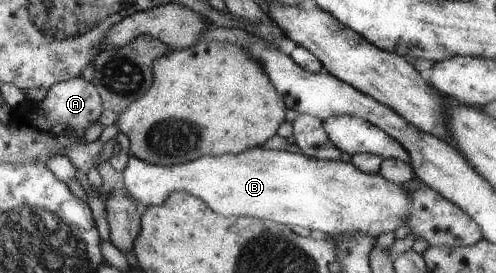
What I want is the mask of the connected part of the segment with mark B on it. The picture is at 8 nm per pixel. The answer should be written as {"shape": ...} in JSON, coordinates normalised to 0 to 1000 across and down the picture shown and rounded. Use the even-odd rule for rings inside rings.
{"shape":[[[530,535],[494,549],[482,571],[413,571],[393,593],[347,608],[298,601],[264,571],[246,626],[248,670],[242,685],[264,718],[264,733],[272,733],[284,777],[300,755],[333,747],[337,718],[345,718],[349,703],[377,696],[383,718],[405,725],[429,777],[446,791],[526,799],[583,835],[607,828],[627,846],[643,842],[659,875],[671,879],[692,857],[716,850],[740,850],[752,872],[762,872],[772,850],[796,850],[817,821],[817,791],[829,762],[819,674],[792,674],[766,637],[728,630],[712,601],[685,586],[635,586],[611,564],[589,564],[579,549],[538,549]]]}

